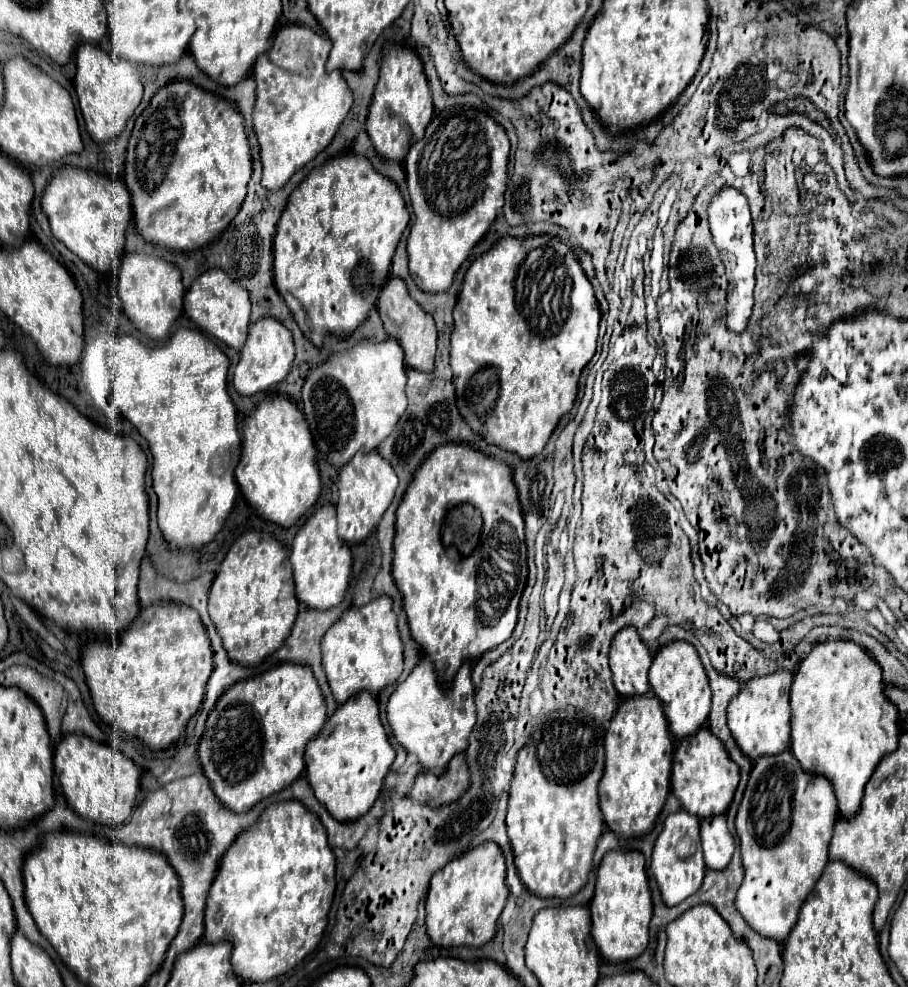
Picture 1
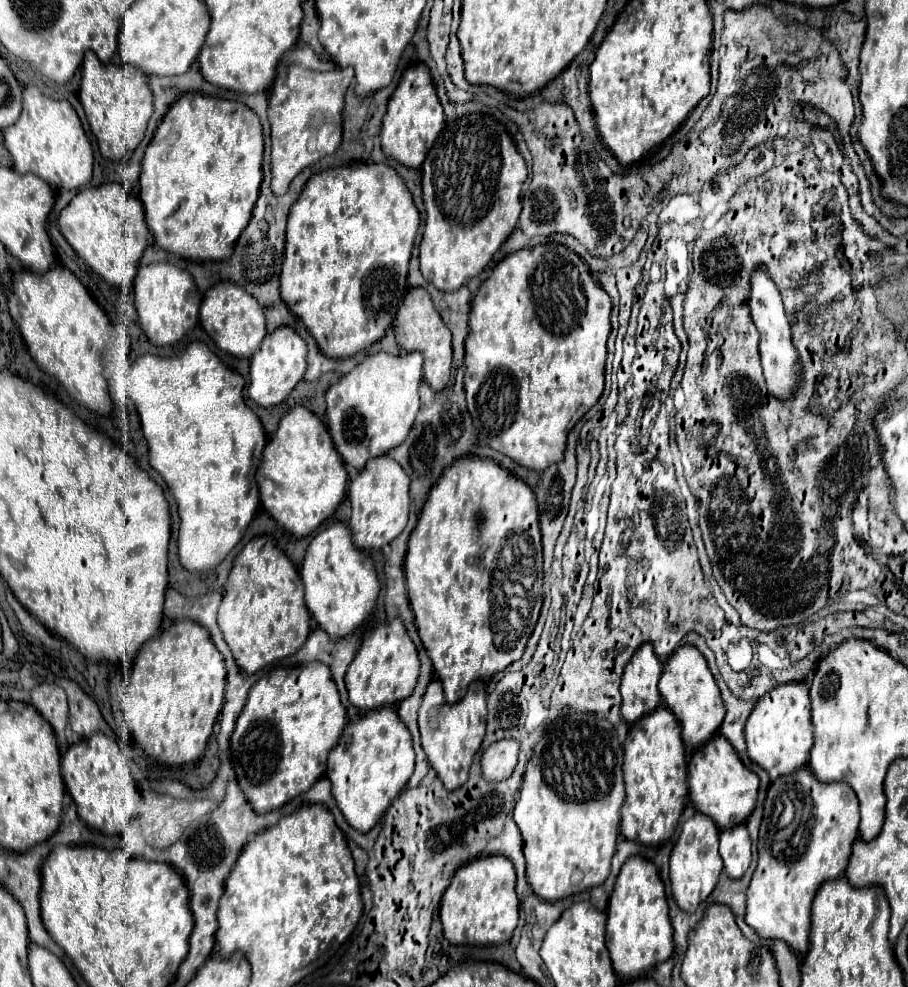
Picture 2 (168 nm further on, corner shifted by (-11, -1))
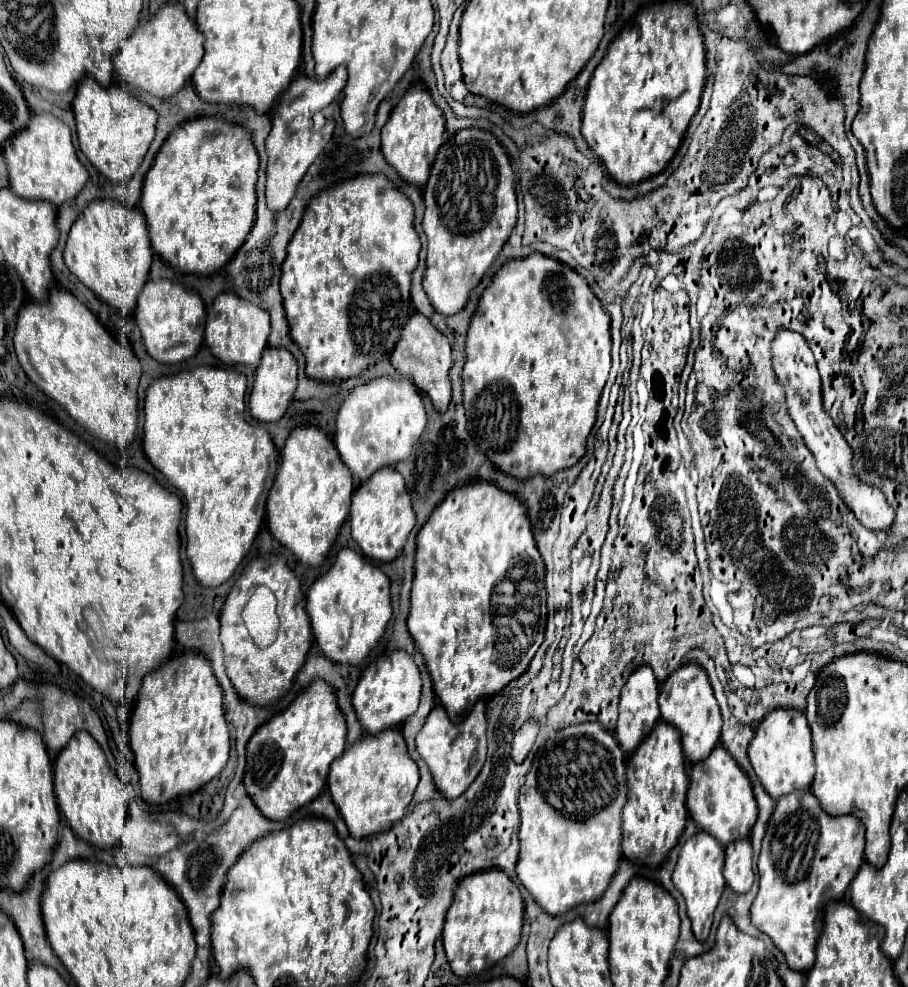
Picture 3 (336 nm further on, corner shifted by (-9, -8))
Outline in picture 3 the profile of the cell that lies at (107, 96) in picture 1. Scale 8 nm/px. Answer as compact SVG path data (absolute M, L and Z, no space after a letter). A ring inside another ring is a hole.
M83 79L73 101L73 115L83 155L103 177L111 179L113 183L127 183L139 169L155 137L155 111L143 101L131 97L121 85L99 87L99 83L93 79Z

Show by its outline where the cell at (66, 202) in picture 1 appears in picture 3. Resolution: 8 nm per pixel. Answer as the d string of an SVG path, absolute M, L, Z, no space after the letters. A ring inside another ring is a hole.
M113 199L91 201L73 223L63 257L67 269L101 301L123 313L131 313L135 309L137 295L147 283L153 261L143 213L138 208L125 209Z

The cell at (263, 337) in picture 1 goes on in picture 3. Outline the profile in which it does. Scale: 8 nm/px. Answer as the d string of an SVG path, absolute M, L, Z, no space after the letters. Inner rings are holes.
M267 347L267 351L263 351L263 359L255 371L255 383L249 395L249 411L253 415L253 419L263 421L263 423L271 423L271 421L279 421L291 399L293 393L297 389L297 361L289 351L283 351L281 347Z

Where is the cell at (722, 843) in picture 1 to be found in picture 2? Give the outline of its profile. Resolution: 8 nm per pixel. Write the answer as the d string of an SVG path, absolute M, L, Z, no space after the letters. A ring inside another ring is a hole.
M745 824L721 830L719 834L719 854L725 864L729 878L741 878L751 864L751 840Z

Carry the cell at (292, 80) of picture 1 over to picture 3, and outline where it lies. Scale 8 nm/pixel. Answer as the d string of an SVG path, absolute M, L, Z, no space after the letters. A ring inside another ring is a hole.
M337 67L327 79L309 79L309 77L297 77L291 87L283 93L283 97L277 101L271 121L273 129L267 137L267 205L271 211L283 211L291 199L297 193L297 187L307 173L309 165L317 159L317 155L323 151L327 141L331 139L335 123L327 123L325 129L313 131L313 115L317 111L323 111L327 105L337 101L343 95L343 87L347 83L347 69Z

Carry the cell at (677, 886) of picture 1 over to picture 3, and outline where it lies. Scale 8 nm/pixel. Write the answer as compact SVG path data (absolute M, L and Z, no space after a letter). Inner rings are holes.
M701 831L701 833L693 835L681 847L679 861L677 861L677 867L673 871L673 883L685 897L687 915L691 919L693 933L699 941L705 941L709 937L709 931L713 925L713 913L715 913L715 907L717 907L717 903L723 895L723 889L725 889L723 861L725 861L725 849L715 839L711 839L711 835Z

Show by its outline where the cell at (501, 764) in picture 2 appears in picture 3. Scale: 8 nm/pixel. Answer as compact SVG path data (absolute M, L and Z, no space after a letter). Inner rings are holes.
M533 719L523 723L523 727L517 731L515 741L513 741L513 759L515 759L515 763L521 763L527 757L527 753L531 751L533 743L535 743L537 733L539 733L539 721L533 721Z

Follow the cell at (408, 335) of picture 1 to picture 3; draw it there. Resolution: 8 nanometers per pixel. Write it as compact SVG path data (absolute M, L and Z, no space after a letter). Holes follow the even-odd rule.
M419 313L411 315L411 319L407 321L407 327L403 327L403 335L401 335L395 351L391 353L391 363L401 377L409 379L411 383L415 383L417 389L425 391L431 397L433 407L437 411L443 413L447 409L447 405L451 403L451 379L449 379L449 369L453 365L451 347L449 347L445 335L439 333L429 323L429 319L423 319L423 315L419 315Z

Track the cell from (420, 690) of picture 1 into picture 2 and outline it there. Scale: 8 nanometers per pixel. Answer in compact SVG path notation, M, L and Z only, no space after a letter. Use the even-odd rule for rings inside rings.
M431 680L425 688L419 706L419 732L421 732L421 746L427 754L431 768L437 772L441 782L447 790L459 788L469 774L471 762L475 752L481 748L481 740L485 736L485 718L487 718L487 704L485 704L485 684L481 680L469 686L467 698L449 706L443 696L443 688L439 680Z

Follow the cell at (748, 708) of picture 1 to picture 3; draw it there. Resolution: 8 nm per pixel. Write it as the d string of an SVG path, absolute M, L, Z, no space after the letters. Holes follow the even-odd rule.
M771 711L767 719L755 729L755 739L749 745L749 761L765 787L765 791L779 799L789 793L803 793L811 789L815 775L811 733L803 711Z

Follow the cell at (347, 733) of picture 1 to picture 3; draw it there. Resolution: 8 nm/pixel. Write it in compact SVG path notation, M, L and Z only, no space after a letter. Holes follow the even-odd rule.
M399 729L365 735L359 743L353 743L343 757L331 763L327 779L331 799L341 811L349 833L357 839L391 829L391 825L405 815L417 783L417 763L407 755L405 739Z

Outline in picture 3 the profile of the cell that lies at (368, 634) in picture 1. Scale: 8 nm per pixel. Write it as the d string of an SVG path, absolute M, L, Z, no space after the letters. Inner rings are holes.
M393 651L391 655L387 653L379 657L365 669L353 693L353 707L363 731L379 733L383 729L401 727L399 723L407 721L417 711L419 697L421 697L421 675L415 661L405 651Z

